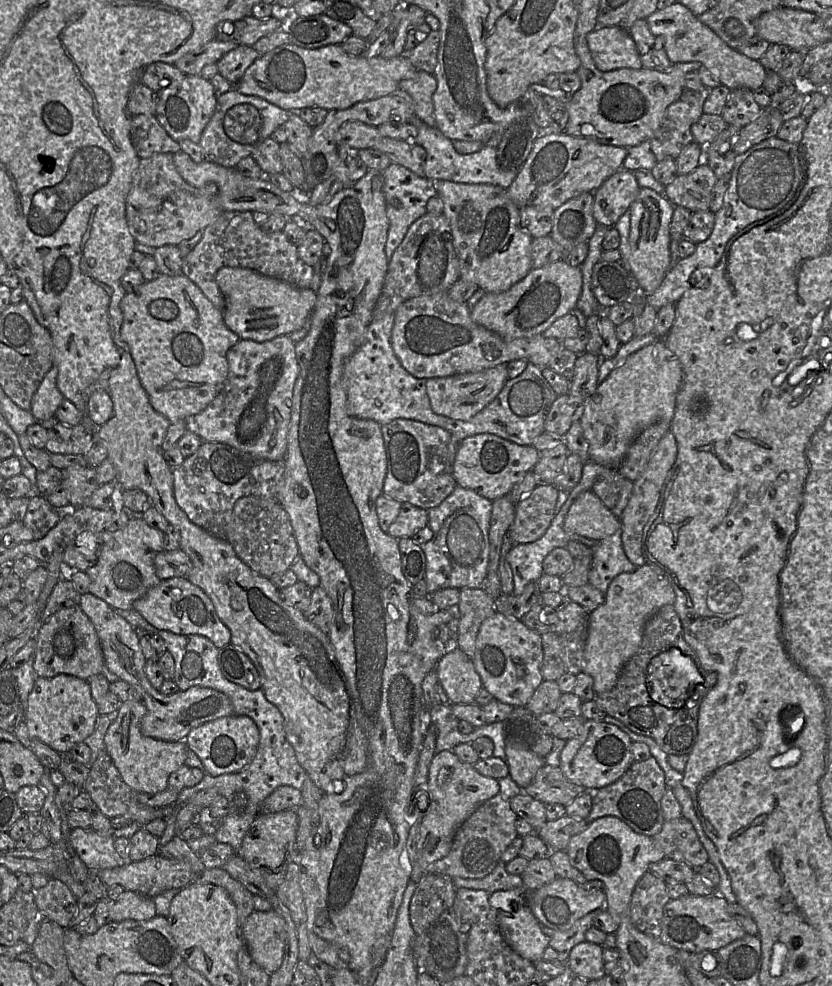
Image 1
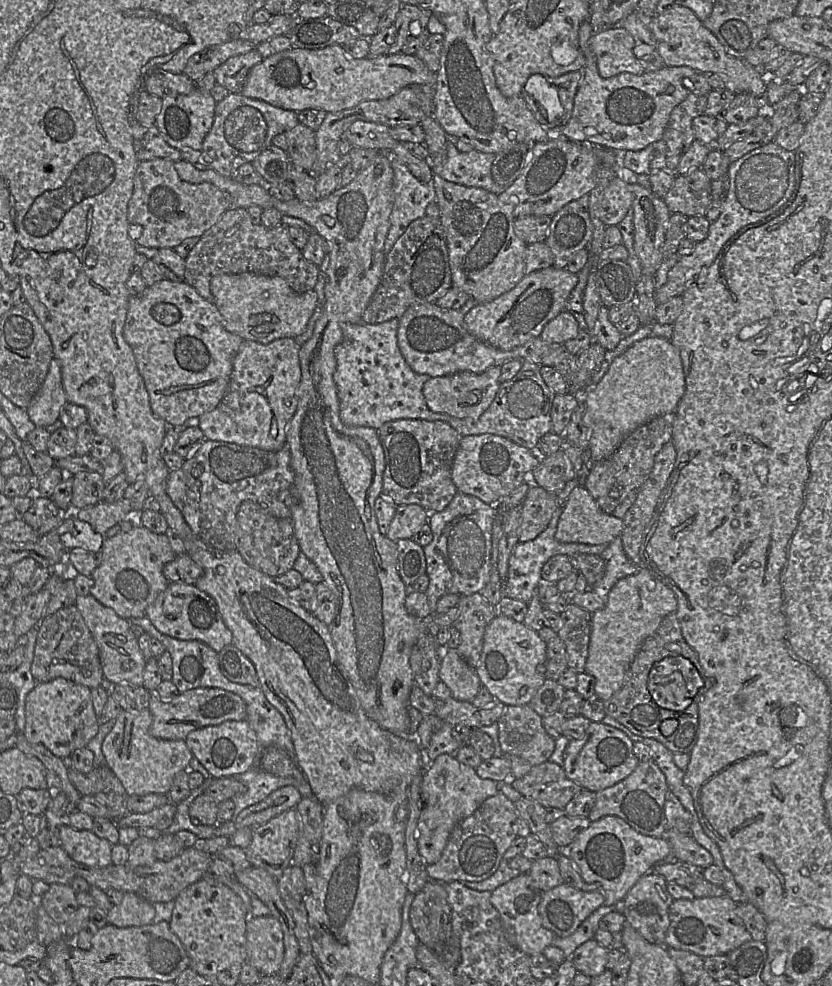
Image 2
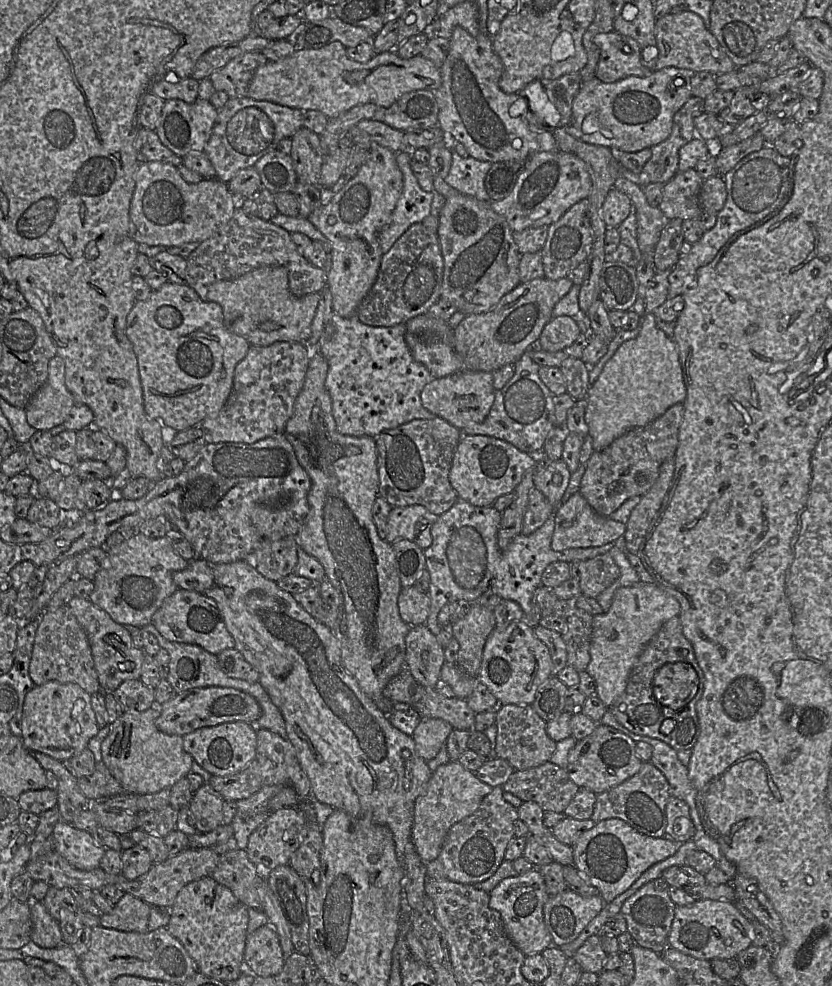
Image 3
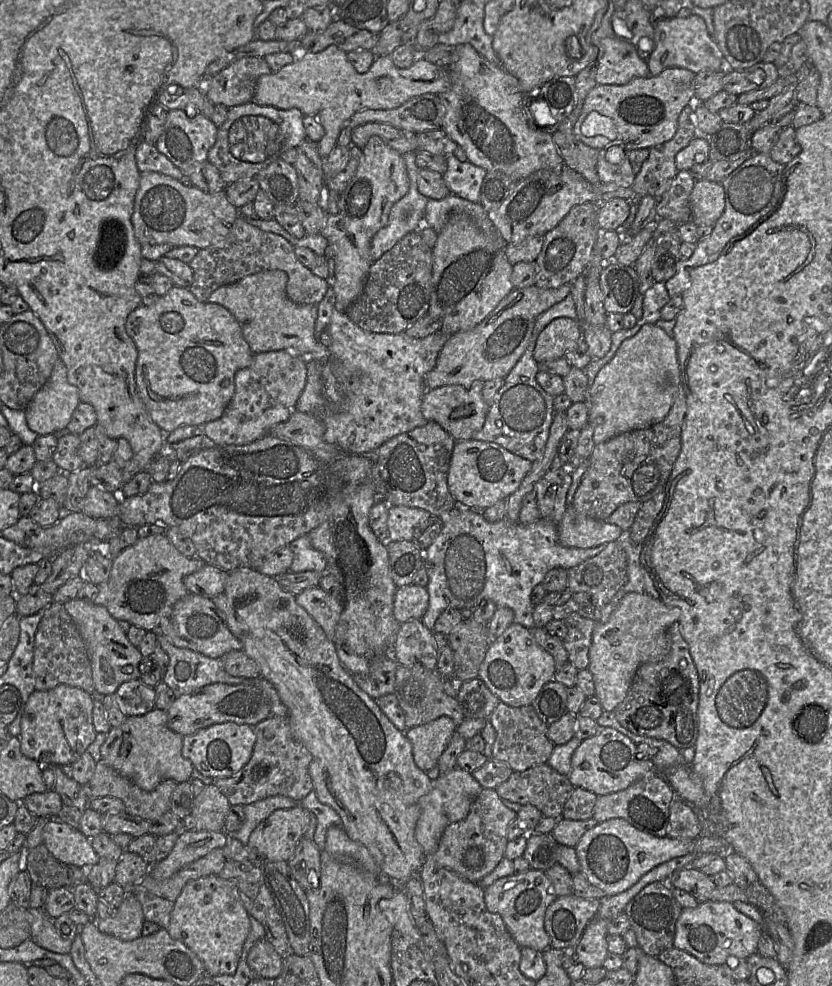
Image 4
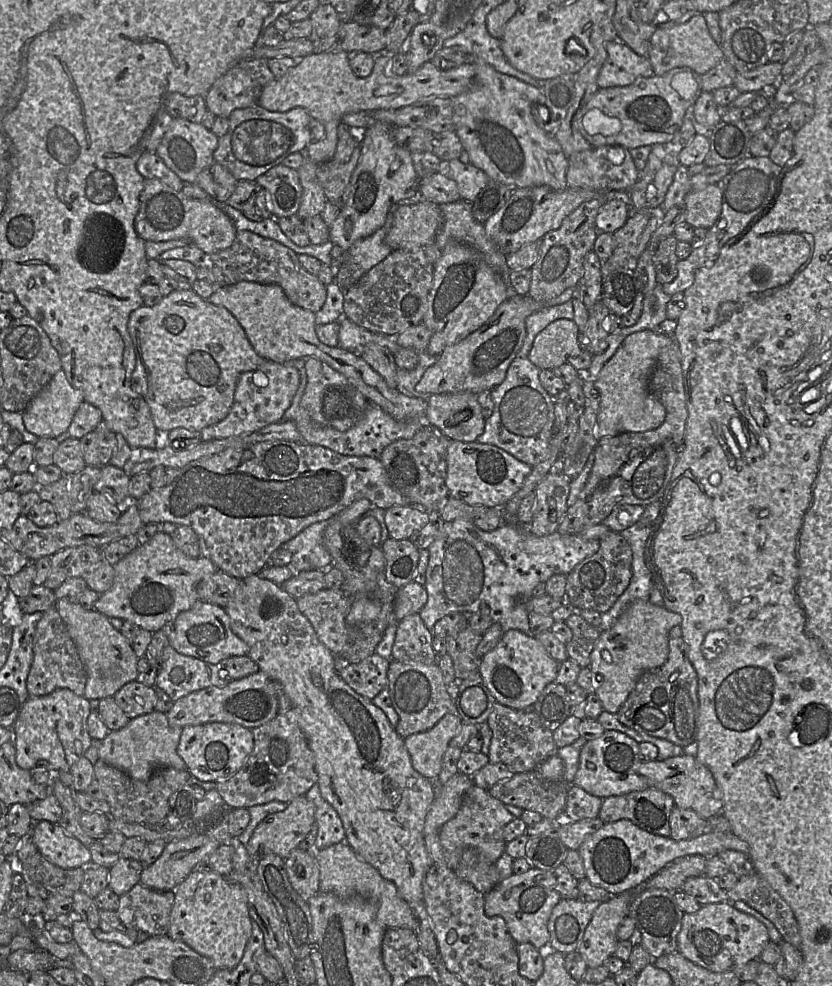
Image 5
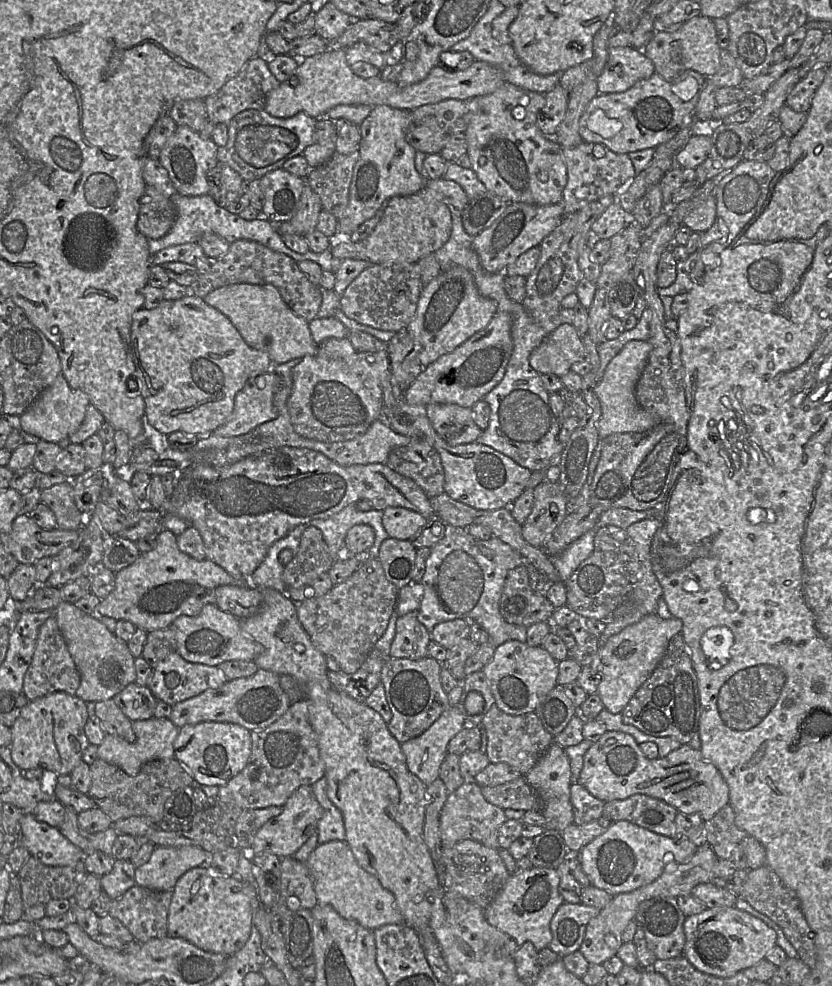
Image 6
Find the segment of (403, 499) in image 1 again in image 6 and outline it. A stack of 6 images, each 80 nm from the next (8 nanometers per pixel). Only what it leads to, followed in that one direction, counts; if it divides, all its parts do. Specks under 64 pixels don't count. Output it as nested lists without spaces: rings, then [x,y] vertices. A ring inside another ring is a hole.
[[[422,439],[394,448],[386,465],[412,479],[431,499],[444,493],[445,473],[439,453]]]

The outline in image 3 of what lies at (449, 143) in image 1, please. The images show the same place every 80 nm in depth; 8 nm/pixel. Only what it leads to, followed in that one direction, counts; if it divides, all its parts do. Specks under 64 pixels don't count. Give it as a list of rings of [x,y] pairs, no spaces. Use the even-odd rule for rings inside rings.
[[[451,150],[452,163],[445,182],[460,193],[481,201],[491,202],[485,190],[485,177],[492,163],[477,160],[471,156],[463,158]]]

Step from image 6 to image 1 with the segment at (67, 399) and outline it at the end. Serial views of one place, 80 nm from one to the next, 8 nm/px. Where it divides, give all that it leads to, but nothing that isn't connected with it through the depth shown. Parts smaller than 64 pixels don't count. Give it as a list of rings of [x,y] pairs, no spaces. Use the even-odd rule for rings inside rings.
[[[54,365],[45,375],[42,383],[32,398],[30,412],[37,421],[55,417],[64,396],[57,387],[58,368]]]

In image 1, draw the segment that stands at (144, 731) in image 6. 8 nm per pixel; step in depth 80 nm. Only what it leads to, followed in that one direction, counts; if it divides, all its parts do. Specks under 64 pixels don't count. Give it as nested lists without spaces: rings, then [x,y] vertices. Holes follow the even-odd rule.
[[[126,701],[121,704],[118,717],[105,735],[106,751],[119,770],[124,782],[139,793],[154,794],[166,790],[169,776],[185,764],[189,747],[185,741],[168,742],[146,737],[141,734],[140,722],[147,708],[142,701]]]

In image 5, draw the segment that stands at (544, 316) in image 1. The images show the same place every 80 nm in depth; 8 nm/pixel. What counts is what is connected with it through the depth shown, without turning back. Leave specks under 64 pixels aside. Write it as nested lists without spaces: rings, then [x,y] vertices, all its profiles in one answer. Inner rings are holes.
[[[568,288],[549,301],[536,301],[528,293],[507,298],[479,329],[447,347],[415,386],[415,393],[426,398],[433,394],[472,392],[479,394],[503,382],[508,367],[523,345],[526,318],[532,313],[573,299],[574,289]]]

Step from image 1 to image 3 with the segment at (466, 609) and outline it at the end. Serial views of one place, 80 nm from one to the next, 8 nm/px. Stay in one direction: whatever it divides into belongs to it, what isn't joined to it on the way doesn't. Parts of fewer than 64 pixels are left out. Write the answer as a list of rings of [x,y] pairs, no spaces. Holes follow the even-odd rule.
[[[471,602],[469,612],[451,624],[453,638],[459,643],[456,664],[472,677],[477,677],[487,638],[496,626],[494,610]]]

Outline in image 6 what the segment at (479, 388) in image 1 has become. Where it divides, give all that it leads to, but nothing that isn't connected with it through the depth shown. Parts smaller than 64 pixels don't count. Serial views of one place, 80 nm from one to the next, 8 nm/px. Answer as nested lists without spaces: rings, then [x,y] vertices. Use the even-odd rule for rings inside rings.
[[[440,403],[426,408],[433,429],[451,446],[476,442],[483,432],[474,422],[472,408]]]

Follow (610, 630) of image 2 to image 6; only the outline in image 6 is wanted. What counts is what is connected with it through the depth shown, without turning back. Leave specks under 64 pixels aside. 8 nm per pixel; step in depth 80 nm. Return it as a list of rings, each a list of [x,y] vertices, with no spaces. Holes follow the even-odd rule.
[[[649,614],[611,636],[603,646],[599,647],[590,667],[597,675],[597,694],[605,709],[612,714],[623,711],[639,687],[660,663],[671,639],[681,631],[682,621],[679,618],[663,619],[657,614]]]

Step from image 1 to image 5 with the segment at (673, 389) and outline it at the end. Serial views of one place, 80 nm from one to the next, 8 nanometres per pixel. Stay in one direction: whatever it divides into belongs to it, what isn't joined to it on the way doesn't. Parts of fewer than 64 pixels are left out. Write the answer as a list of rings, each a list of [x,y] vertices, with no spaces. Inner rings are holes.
[[[642,330],[632,333],[602,367],[595,382],[600,395],[600,408],[594,427],[597,440],[623,432],[644,432],[663,423],[665,407],[648,392],[648,382],[660,353],[672,338],[660,331]]]

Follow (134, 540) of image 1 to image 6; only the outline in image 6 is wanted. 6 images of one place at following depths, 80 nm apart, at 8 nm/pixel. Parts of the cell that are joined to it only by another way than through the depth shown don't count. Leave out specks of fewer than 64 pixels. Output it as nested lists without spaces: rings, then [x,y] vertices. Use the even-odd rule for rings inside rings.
[[[167,529],[156,535],[155,546],[115,574],[115,587],[96,606],[96,613],[128,620],[150,632],[168,628],[181,615],[196,616],[209,603],[215,604],[215,590],[222,585],[250,585],[250,579],[236,578],[215,562],[197,560],[181,551],[177,536]]]

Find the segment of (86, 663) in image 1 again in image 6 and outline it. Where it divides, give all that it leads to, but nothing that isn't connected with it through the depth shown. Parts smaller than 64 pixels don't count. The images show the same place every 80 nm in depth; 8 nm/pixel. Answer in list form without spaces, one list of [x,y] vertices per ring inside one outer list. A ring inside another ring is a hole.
[[[55,616],[49,617],[39,628],[35,651],[24,675],[23,694],[28,701],[54,692],[75,695],[80,685],[80,674],[61,634]]]

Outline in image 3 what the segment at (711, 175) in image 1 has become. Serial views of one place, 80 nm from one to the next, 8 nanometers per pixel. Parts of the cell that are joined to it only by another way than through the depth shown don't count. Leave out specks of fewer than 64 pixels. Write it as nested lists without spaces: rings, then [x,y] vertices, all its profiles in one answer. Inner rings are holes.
[[[695,168],[678,171],[664,185],[659,208],[665,217],[668,220],[680,218],[683,221],[700,219],[703,214],[699,200],[702,183],[703,179]]]

